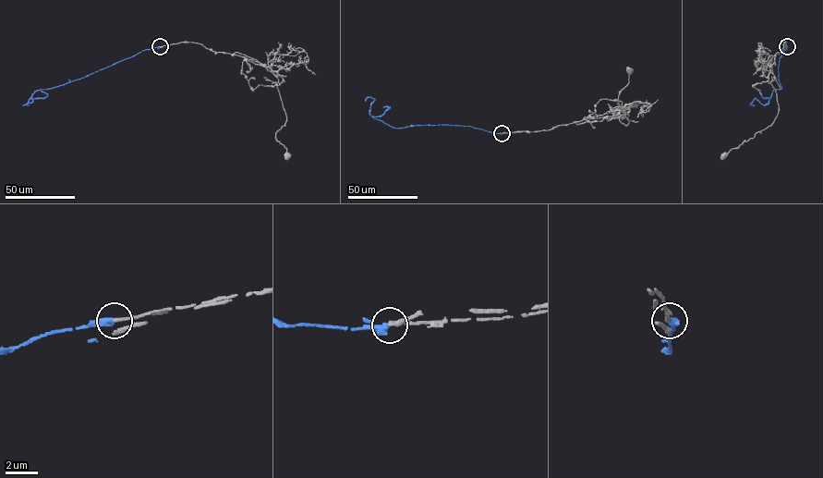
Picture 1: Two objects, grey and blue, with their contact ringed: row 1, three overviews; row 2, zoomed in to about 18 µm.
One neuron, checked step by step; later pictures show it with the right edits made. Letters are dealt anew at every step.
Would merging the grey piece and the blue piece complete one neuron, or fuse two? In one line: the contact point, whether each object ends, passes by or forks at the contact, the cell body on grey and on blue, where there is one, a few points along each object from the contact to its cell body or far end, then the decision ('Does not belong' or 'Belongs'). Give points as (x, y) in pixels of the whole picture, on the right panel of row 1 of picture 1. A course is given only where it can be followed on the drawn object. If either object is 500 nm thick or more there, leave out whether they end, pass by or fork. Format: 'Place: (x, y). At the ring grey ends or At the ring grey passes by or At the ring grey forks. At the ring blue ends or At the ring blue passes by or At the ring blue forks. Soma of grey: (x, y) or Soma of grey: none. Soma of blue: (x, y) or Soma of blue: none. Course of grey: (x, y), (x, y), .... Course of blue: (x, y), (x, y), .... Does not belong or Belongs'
Place: (787, 46). At the ring grey passes by. At the ring blue ends. Soma of grey: (724, 155). Soma of blue: none. Course of grey: (786, 46), (785, 42), (783, 47), (772, 57), (768, 78), (775, 90), (779, 105), (774, 121), (725, 156). Course of blue: (786, 46), (779, 58), (778, 79), (781, 88), (773, 91), (765, 104), (756, 98), (751, 104), (754, 106). Belongs

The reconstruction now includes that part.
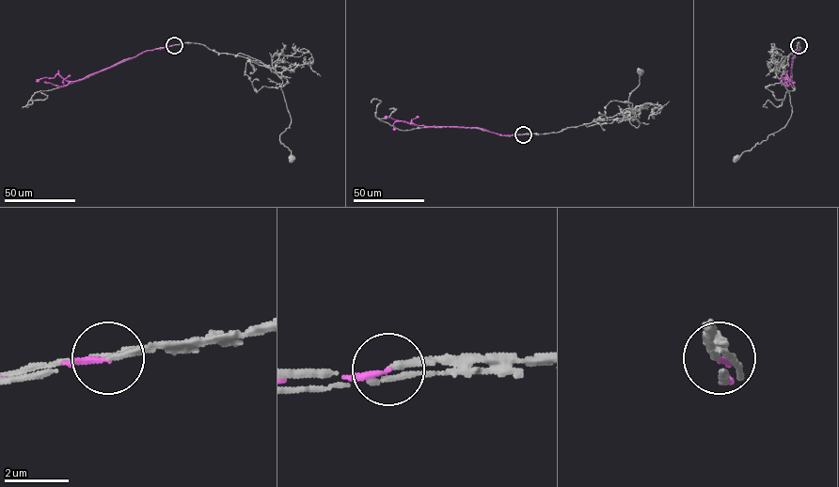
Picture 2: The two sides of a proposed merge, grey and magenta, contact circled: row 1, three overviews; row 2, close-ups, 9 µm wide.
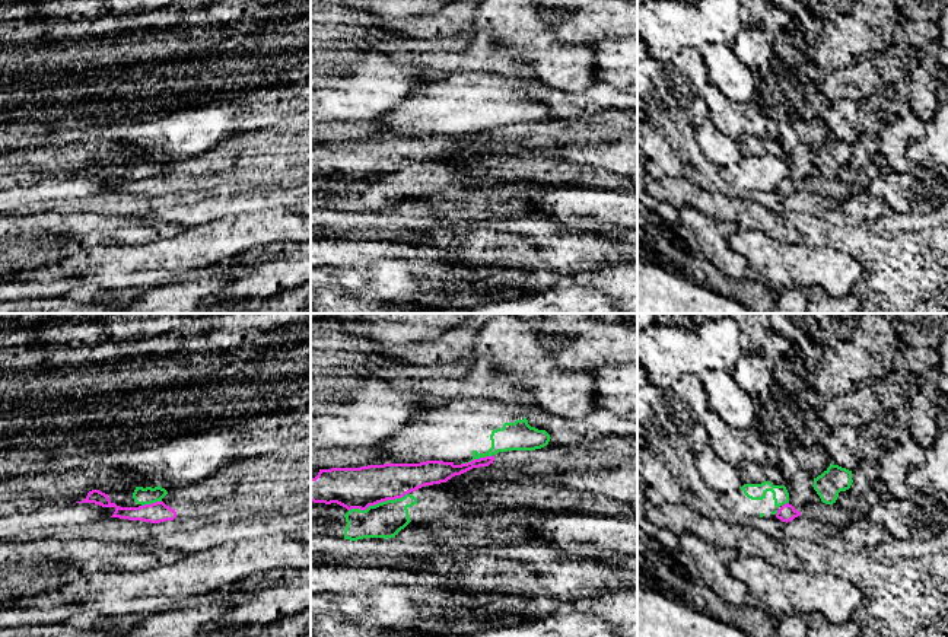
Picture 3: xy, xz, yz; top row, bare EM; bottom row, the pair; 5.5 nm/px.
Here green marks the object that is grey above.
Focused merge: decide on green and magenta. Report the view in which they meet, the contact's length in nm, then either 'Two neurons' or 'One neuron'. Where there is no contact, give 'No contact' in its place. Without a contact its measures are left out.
Touches green in xz. Shared border 340 nm. Two neurons

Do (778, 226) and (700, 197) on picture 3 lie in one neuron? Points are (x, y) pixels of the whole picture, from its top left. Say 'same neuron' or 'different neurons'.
same neuron

